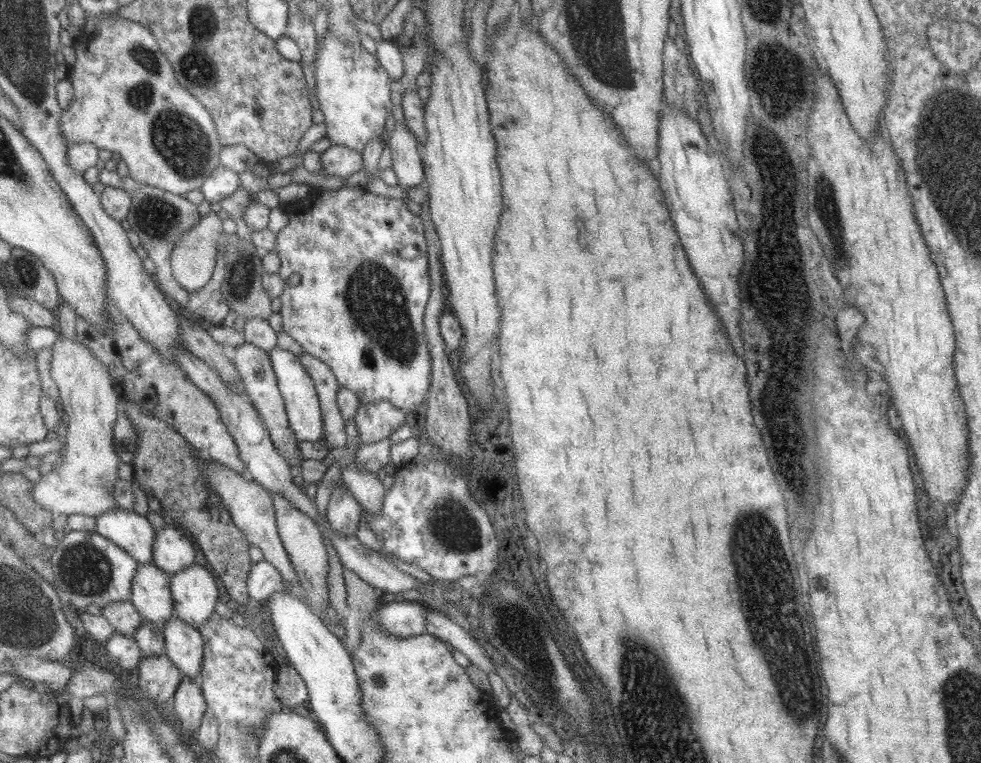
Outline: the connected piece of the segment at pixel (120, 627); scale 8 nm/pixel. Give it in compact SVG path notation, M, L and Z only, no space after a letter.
M131 601L110 602L102 612L119 633L134 638L144 622L144 616Z

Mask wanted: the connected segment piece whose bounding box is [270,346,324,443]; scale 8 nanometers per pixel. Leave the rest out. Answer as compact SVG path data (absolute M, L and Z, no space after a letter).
M277 346L270 352L270 357L275 373L277 373L277 379L279 379L279 389L285 399L289 422L291 428L295 431L297 440L323 443L324 418L319 393L317 393L315 381L307 373L307 369L303 366L300 356Z

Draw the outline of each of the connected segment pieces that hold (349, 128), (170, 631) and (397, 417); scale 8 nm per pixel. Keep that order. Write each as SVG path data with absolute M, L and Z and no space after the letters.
M330 31L319 46L314 71L326 136L333 145L363 152L369 142L385 132L387 118L395 106L391 100L391 89L397 87L396 82L388 70L384 70L377 55L369 54L359 41L345 45Z
M176 616L163 626L166 638L165 655L183 671L185 676L201 679L204 668L205 639L199 628Z
M390 400L362 403L354 416L358 429L358 448L391 436L405 424L405 412Z

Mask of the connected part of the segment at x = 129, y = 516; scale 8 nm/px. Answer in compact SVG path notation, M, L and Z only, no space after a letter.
M119 506L96 517L97 533L109 537L129 551L139 563L153 561L157 532L155 526L134 510Z

